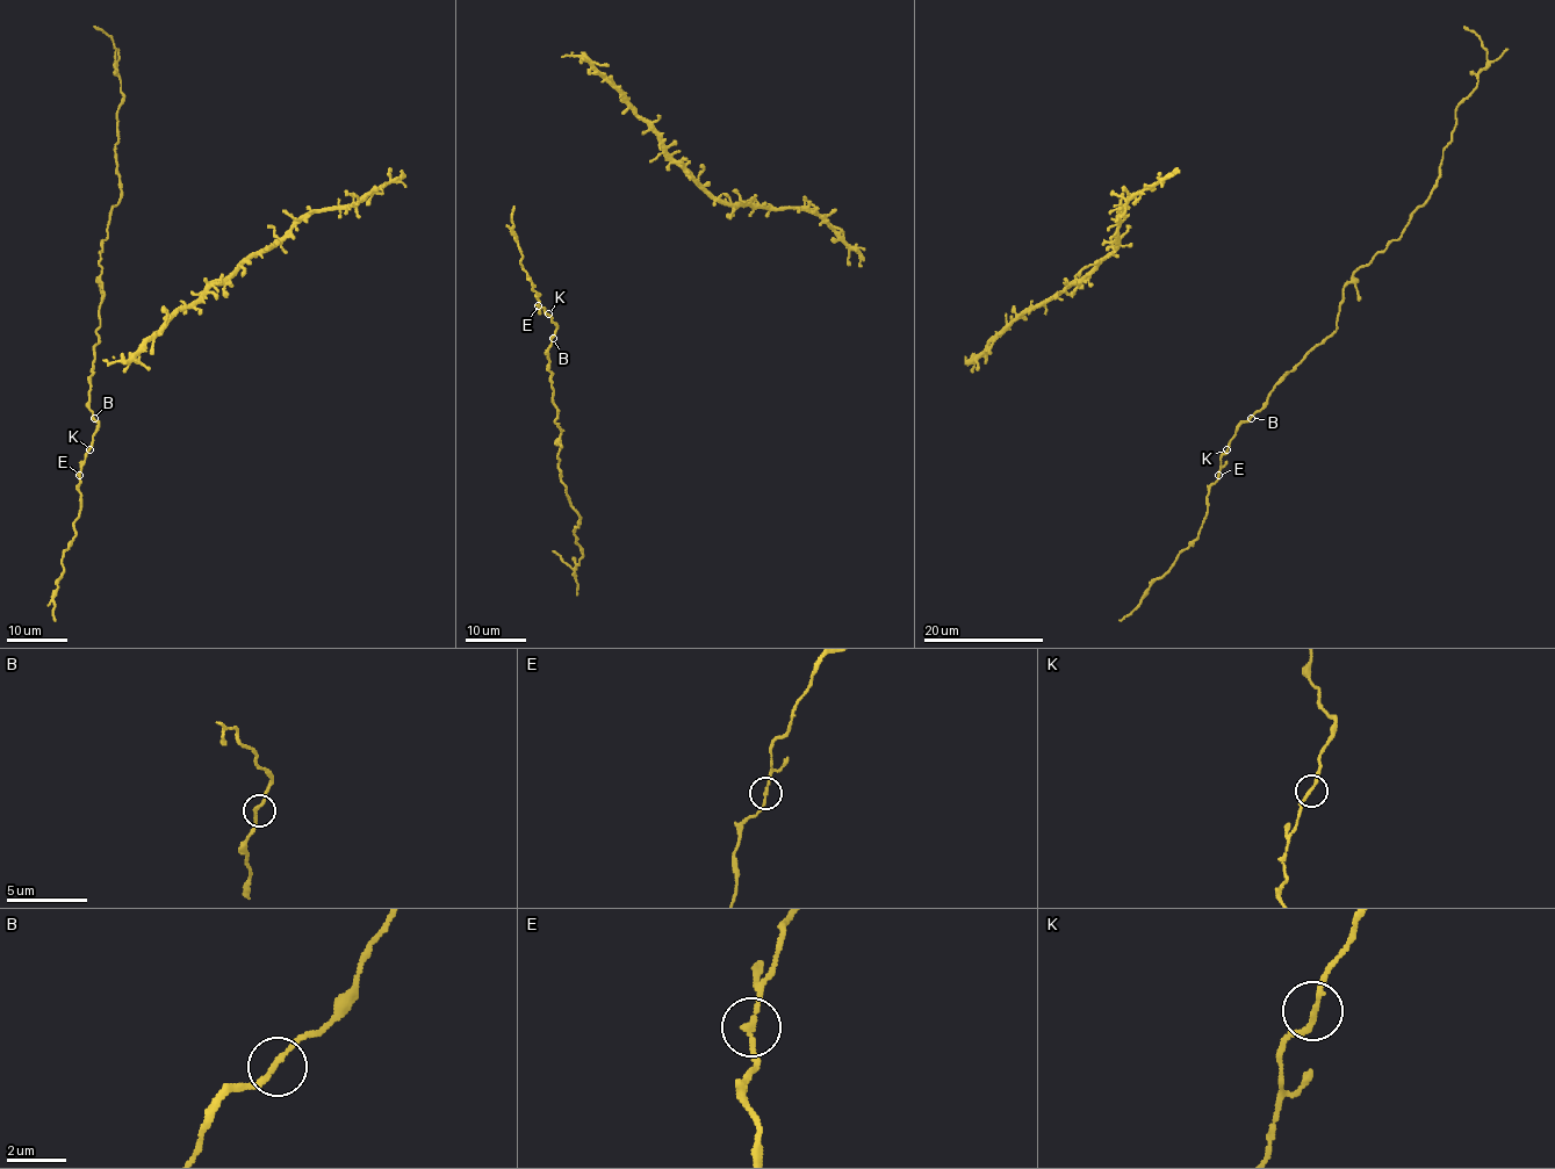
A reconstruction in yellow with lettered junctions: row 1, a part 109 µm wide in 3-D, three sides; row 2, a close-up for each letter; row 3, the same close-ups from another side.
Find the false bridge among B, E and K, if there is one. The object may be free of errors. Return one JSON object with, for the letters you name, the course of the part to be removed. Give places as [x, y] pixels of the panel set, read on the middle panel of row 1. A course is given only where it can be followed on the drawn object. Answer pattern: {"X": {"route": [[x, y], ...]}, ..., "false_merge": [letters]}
{"false_merge": []}

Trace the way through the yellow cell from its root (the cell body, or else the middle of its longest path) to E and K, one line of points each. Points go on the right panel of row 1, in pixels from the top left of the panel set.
E: (1250, 418), (1239, 425), (1221, 456), (1218, 475)
K: (1250, 418), (1239, 425), (1226, 449)

